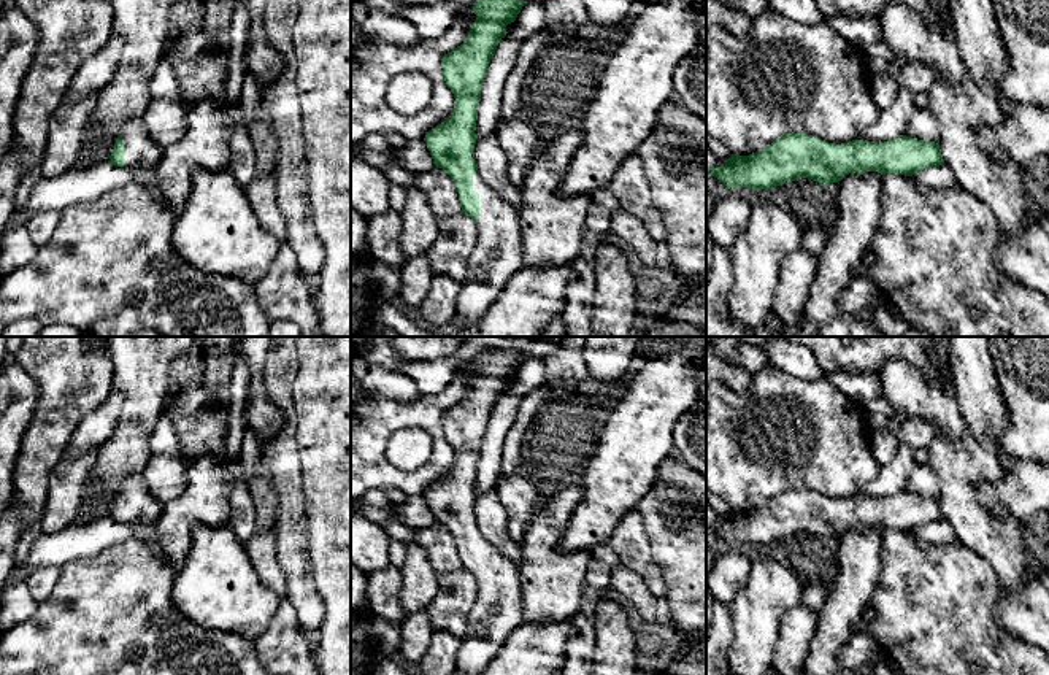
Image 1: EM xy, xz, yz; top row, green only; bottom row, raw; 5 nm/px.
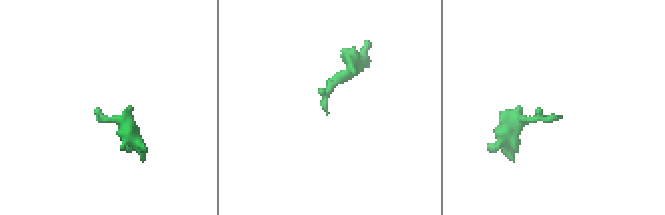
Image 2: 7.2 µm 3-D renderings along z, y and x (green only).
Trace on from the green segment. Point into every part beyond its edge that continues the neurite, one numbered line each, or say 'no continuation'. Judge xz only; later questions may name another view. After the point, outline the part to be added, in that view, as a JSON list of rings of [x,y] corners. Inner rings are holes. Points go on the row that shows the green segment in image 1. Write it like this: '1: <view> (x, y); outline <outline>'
1: xz (497, 256); outline [[[476,172],[473,191],[479,194],[476,246],[468,257],[468,275],[457,297],[455,324],[473,334],[486,310],[508,280],[524,267],[519,214],[492,191]]]

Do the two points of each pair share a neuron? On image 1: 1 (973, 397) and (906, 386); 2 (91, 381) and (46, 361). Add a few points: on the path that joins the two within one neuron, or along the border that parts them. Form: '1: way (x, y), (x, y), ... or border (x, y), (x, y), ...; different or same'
1: border (952, 391), (967, 429); different
2: way (80, 380), (75, 380), (57, 362); same

